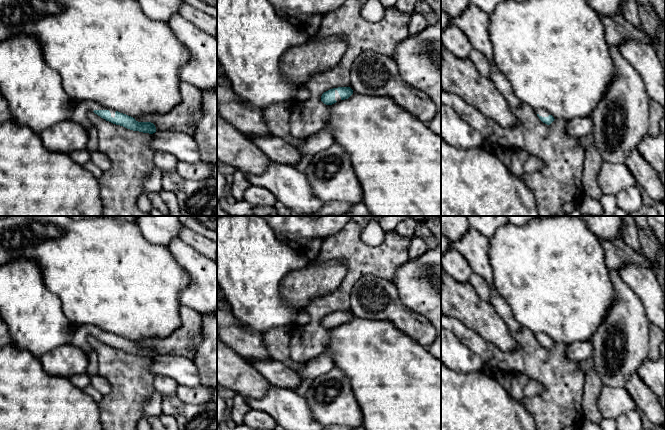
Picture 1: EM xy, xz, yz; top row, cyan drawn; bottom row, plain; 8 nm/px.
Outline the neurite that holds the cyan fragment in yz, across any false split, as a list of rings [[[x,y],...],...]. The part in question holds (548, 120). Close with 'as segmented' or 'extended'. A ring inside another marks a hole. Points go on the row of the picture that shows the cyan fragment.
[[[539,108],[539,109],[536,109],[535,111],[539,119],[547,125],[550,125],[555,120],[554,117],[550,115],[547,110]]]; extended

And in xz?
[[[338,87],[324,92],[321,101],[326,105],[332,105],[340,100],[348,99],[353,94],[350,87]]]; extended

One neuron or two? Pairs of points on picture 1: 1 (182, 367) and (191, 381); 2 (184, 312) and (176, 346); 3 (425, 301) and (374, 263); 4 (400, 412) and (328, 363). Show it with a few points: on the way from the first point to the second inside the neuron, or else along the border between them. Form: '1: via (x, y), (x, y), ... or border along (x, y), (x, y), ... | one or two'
1: via (183, 370), (190, 378) | one
2: via (186, 320), (186, 336), (184, 338) | one
3: border along (408, 259), (396, 269), (392, 281) | two
4: border along (324, 351), (330, 353), (335, 366) | two

